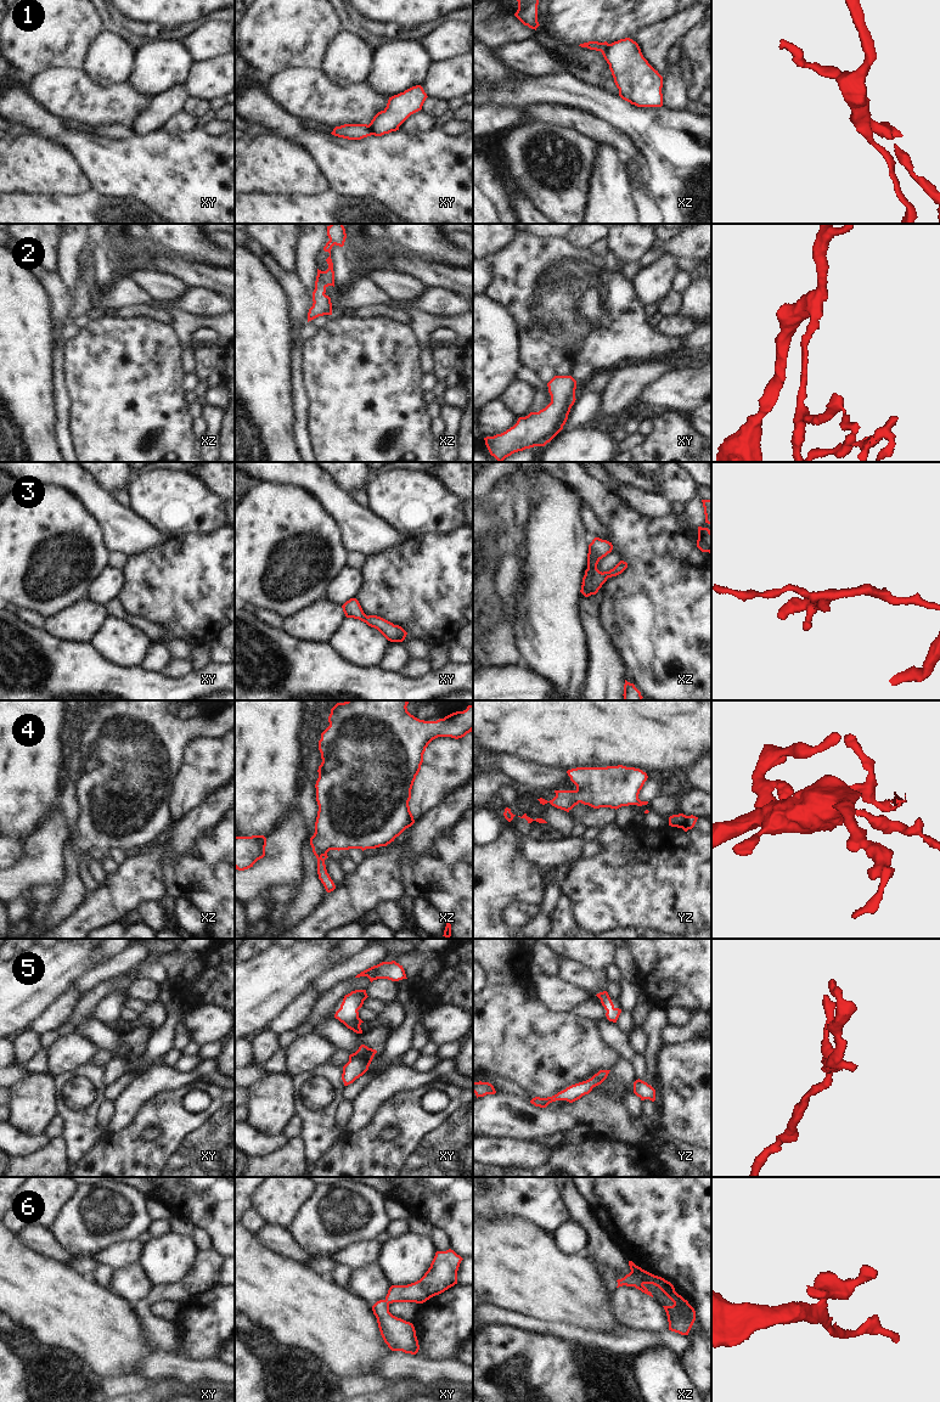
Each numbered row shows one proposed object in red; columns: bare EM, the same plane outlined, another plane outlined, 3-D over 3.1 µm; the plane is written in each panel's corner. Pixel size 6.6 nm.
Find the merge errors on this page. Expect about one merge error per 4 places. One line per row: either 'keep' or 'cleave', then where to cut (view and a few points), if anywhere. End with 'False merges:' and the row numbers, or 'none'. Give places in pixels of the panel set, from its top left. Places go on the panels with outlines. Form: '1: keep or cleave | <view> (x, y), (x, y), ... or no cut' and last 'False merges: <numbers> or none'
1: cleave | xy (367, 125), (373, 134)
2: keep | no cut
3: keep | no cut
4: keep | no cut
5: keep | no cut
6: keep | no cut
False merges: 1

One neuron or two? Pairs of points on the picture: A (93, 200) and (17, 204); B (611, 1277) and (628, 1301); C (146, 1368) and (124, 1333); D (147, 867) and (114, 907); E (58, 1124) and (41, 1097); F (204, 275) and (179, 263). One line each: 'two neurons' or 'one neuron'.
A: one neuron
B: two neurons
C: two neurons
D: one neuron
E: two neurons
F: one neuron

